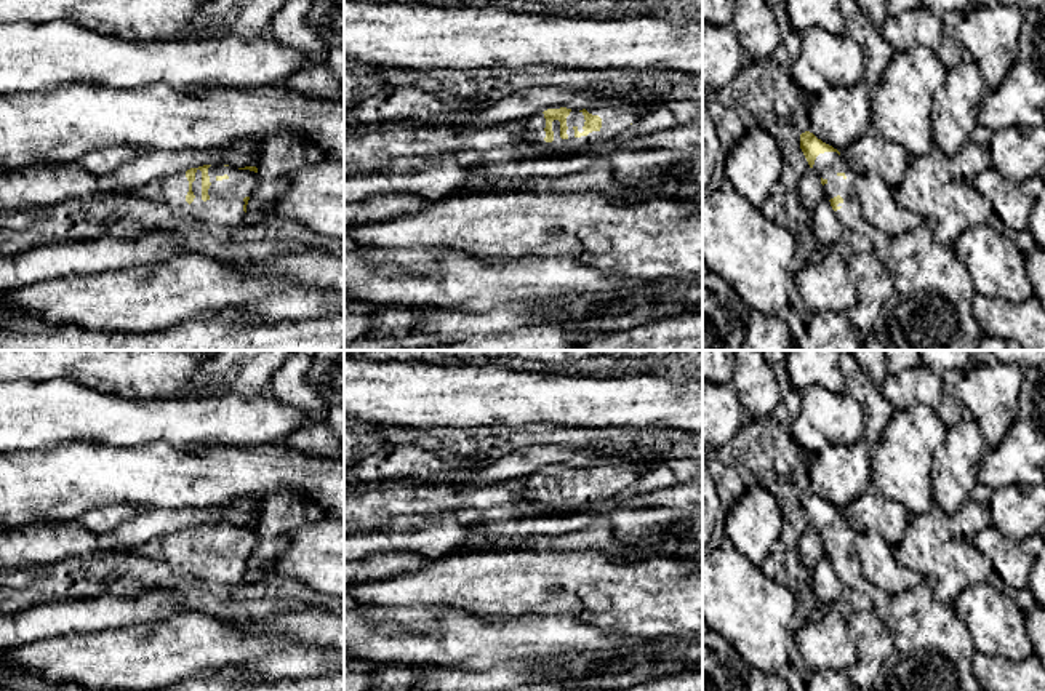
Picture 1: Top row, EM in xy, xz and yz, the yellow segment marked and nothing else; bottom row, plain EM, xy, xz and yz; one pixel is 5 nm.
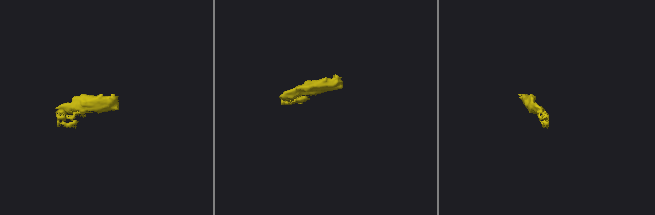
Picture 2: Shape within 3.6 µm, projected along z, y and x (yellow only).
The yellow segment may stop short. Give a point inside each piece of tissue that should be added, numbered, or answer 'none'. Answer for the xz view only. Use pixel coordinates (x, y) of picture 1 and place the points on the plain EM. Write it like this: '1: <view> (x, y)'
1: xz (618, 469)

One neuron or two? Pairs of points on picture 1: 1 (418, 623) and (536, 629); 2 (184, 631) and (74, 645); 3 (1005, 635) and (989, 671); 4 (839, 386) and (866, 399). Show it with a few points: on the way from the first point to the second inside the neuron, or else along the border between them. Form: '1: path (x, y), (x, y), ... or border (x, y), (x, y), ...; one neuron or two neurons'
1: path (447, 635), (508, 635); one neuron
2: path (157, 647), (101, 647); one neuron
3: border (976, 650), (1010, 659), (1028, 656); two neurons
4: border (840, 367), (847, 391); two neurons

